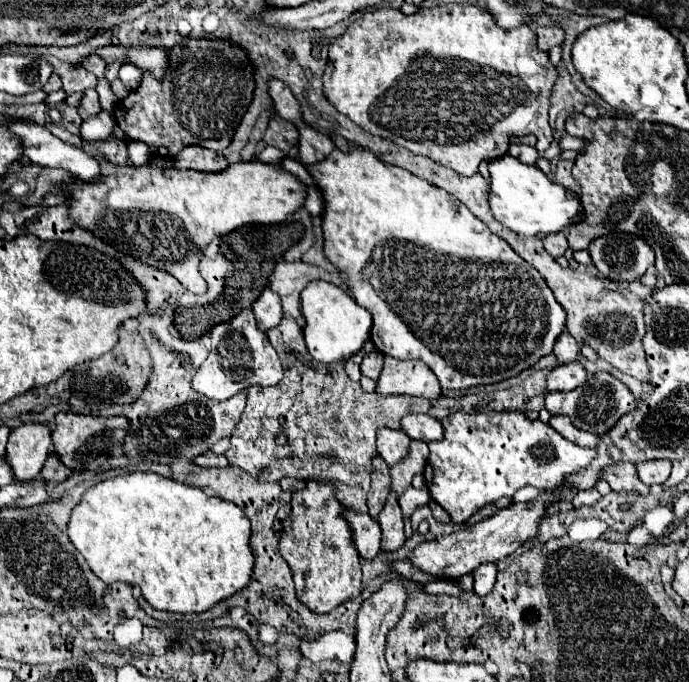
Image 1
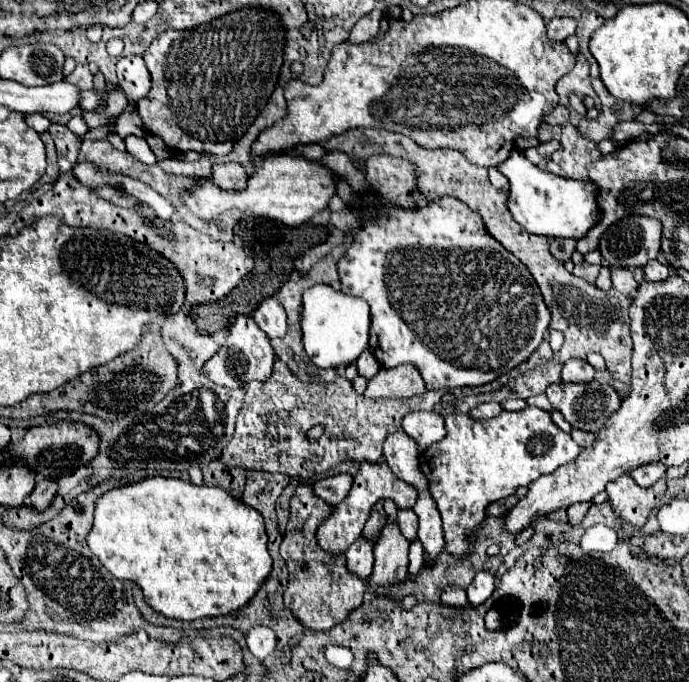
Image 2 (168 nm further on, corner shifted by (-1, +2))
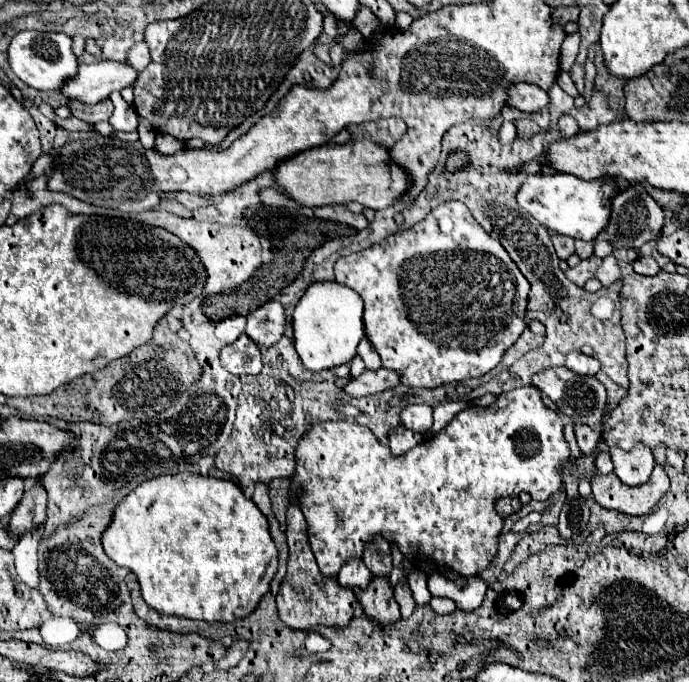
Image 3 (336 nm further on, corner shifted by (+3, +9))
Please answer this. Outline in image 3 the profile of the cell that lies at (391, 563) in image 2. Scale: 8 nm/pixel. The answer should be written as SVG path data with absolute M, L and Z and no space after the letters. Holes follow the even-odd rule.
M374 577L366 589L356 587L352 591L356 599L360 599L364 613L368 613L368 617L374 617L384 625L400 617L400 607L394 599L394 589L388 577Z

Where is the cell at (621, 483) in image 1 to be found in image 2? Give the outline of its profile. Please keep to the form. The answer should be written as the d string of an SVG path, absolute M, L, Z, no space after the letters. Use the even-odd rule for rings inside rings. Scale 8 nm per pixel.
M620 476L620 480L612 480L612 484L608 484L606 494L618 518L636 528L642 528L652 508L666 494L666 480L660 478L650 488L640 488L632 482L630 476Z

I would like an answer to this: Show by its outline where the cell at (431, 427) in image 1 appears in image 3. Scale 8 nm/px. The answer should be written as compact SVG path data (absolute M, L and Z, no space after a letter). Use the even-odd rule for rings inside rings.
M408 405L408 407L402 409L400 419L402 419L404 427L412 429L414 433L428 437L430 429L432 429L432 407L428 407L428 405Z

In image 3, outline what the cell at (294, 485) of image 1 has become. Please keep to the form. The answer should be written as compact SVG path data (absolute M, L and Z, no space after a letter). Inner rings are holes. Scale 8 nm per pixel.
M352 557L350 561L346 561L338 573L338 581L344 587L362 587L368 585L368 581L372 579L370 569L364 565L362 557Z

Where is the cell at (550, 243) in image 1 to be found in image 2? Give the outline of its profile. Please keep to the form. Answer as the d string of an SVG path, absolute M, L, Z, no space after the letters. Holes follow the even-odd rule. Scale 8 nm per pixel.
M550 240L550 252L560 262L568 262L574 250L576 250L576 240Z

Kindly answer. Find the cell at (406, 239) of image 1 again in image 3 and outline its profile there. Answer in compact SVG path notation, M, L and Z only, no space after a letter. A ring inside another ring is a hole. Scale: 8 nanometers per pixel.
M446 201L434 207L426 219L414 227L388 235L382 243L364 251L340 257L334 265L334 273L338 283L348 285L362 297L364 331L382 357L382 367L398 371L402 383L412 389L440 387L486 375L528 327L528 279L516 269L516 263L500 241L492 239L460 201Z

